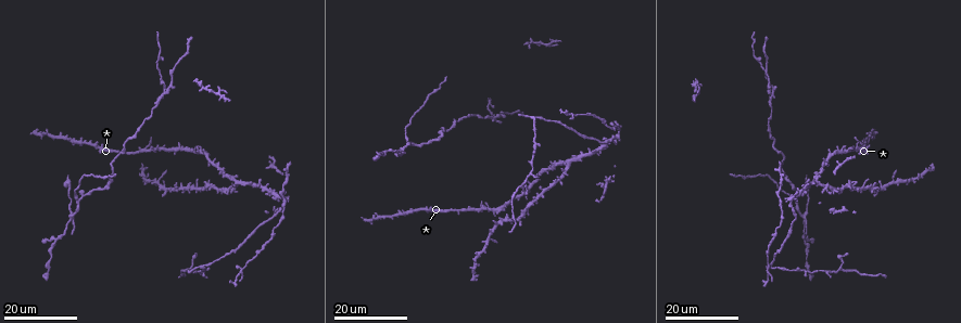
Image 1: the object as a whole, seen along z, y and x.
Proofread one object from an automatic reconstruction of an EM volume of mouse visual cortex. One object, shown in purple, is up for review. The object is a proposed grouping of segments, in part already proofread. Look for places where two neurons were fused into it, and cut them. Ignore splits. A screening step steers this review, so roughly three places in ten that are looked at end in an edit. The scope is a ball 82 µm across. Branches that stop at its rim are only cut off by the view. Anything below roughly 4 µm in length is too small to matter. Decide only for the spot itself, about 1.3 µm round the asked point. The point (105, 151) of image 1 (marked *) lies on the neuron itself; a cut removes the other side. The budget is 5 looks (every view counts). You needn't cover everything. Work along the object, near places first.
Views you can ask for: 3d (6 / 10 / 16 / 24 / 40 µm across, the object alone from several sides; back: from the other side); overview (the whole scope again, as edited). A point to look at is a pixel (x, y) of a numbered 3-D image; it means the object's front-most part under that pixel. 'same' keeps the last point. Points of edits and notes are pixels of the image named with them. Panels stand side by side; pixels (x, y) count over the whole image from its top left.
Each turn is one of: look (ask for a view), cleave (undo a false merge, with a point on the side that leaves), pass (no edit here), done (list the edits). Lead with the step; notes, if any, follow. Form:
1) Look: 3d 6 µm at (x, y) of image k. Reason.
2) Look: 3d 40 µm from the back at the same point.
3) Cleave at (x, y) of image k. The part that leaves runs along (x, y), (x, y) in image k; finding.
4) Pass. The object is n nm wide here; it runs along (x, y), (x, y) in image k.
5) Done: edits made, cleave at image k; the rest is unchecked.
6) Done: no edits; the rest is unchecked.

Look: 3d 24 µm at (802, 215) of image 1. Thin arm on a thick one.

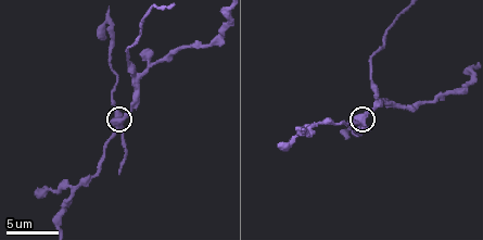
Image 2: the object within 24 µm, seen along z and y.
Look: 3d 6 µm at (119, 124) of image 2.

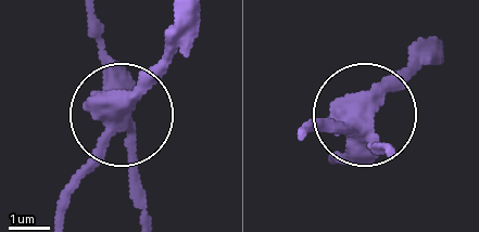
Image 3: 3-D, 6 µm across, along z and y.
Cleave at (129, 170) of image 3. The object is 430 nm wide here; a second neuron is stuck on.

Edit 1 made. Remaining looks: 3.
Look: overview.

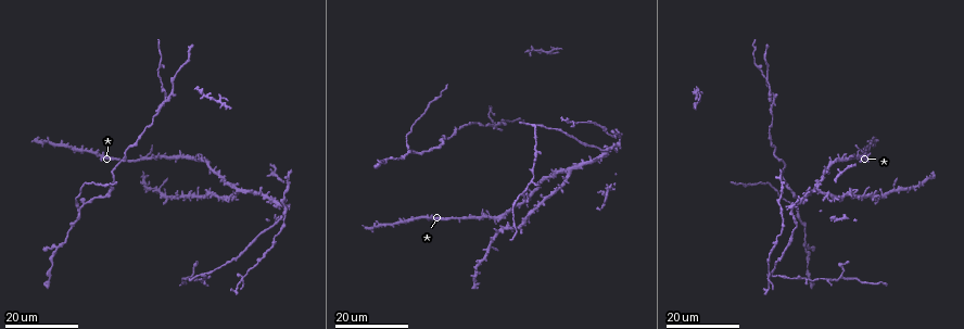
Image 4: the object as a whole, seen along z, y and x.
Look: 3d 10 µm at (378, 96) of image 2. Arms part here.

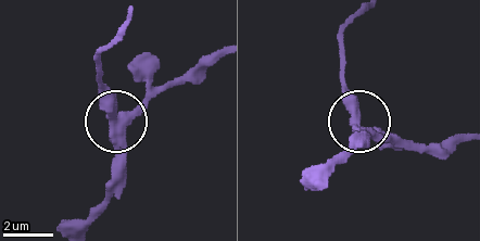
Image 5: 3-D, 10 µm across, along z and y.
Cleave at (100, 105) of image 5. 3 arms meet here; the part that leaves runs along (114, 127), (114, 110), (101, 86), (101, 56), (122, 23) in image 5; a second neuron is stuck on.

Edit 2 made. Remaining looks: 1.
Done: edits made, cleave at image 3, cleave at image 5; the rest is unchecked.

